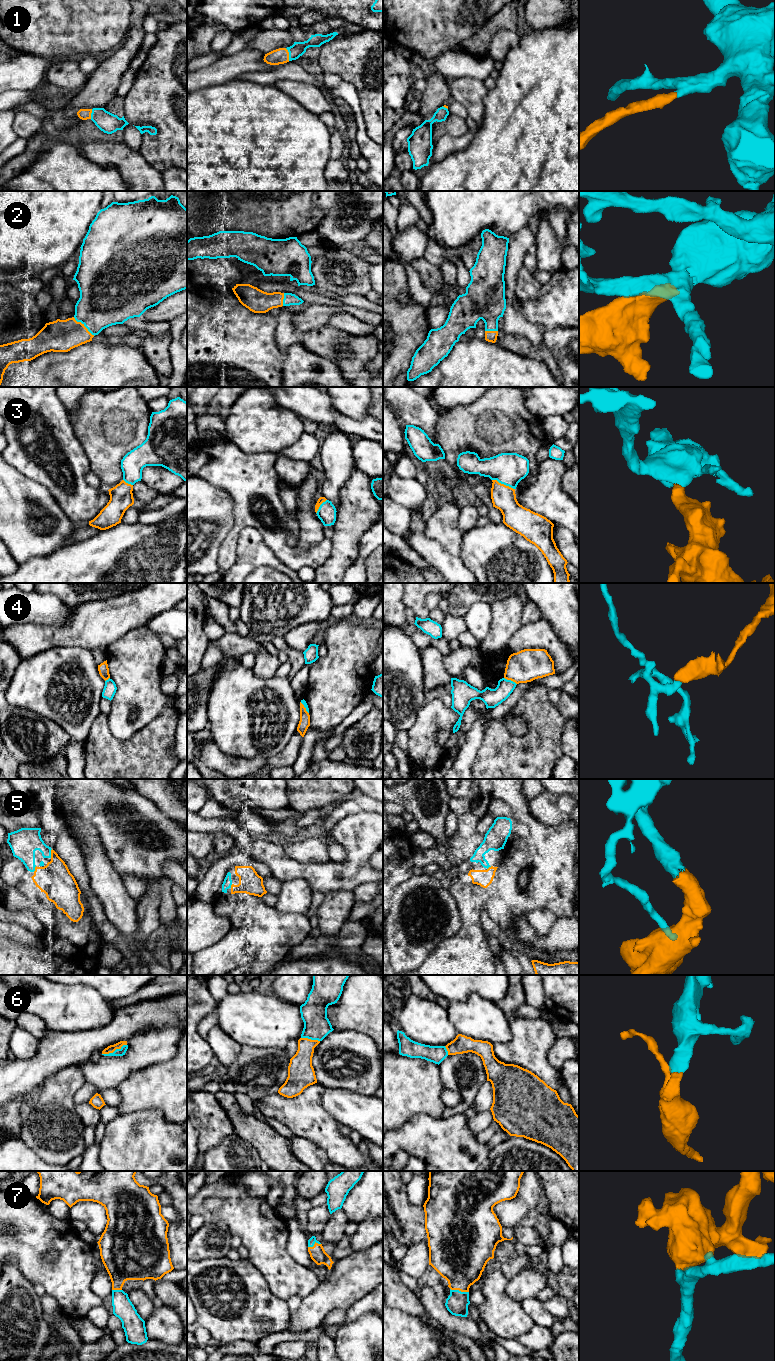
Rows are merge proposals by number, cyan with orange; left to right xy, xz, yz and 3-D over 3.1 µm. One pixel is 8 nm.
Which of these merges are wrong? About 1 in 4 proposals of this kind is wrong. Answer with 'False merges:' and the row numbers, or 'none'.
False merges: 4

